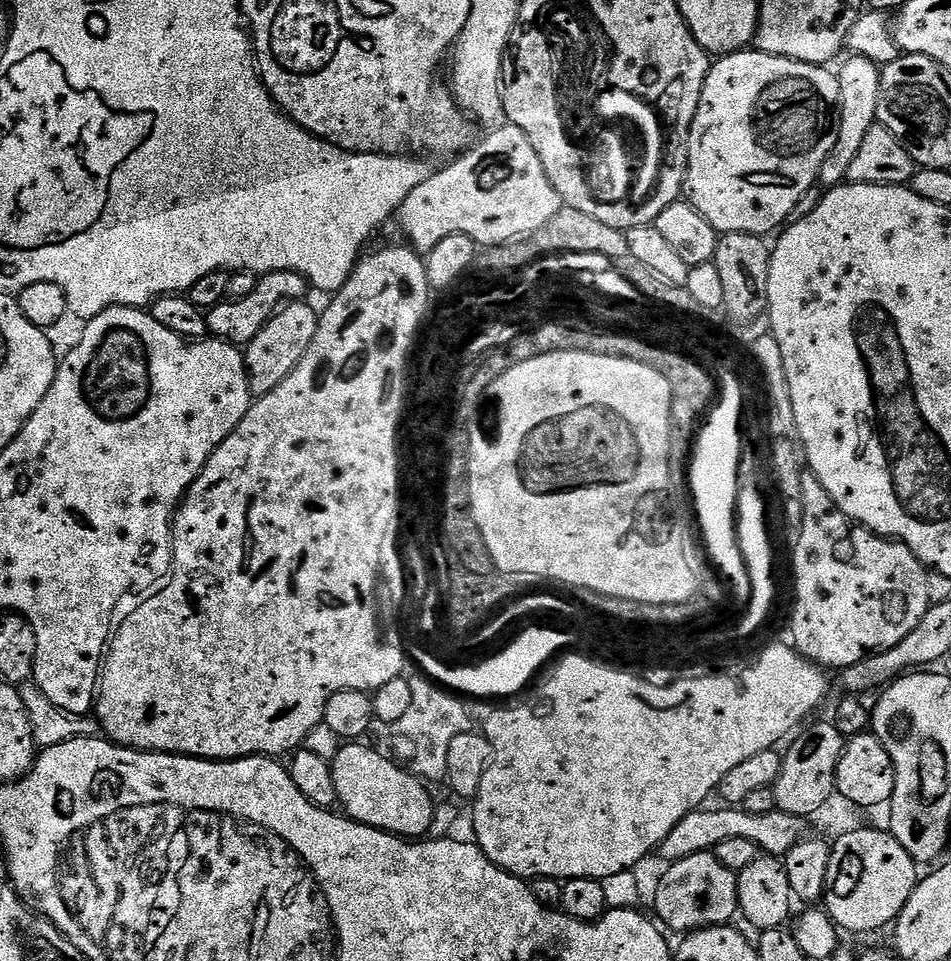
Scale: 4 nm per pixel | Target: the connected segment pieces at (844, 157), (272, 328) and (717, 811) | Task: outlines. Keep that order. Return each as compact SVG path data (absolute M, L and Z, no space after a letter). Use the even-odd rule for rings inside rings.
M849 55L848 61L838 68L840 78L840 129L838 130L838 142L834 142L834 150L822 162L819 183L825 189L834 188L837 184L847 181L850 165L854 157L858 155L862 141L870 131L870 126L878 123L878 90L880 89L881 65L870 62L870 58Z
M297 302L279 308L270 322L266 322L262 330L258 330L256 337L243 349L248 385L253 397L270 394L270 390L274 390L283 380L290 378L290 374L294 374L294 366L302 362L306 350L310 350L310 342L314 342L314 334L318 334L319 321L317 309L312 309L308 302Z
M736 806L719 807L712 808L709 812L697 810L682 818L682 822L678 822L678 826L674 826L670 834L666 834L658 849L658 856L661 856L664 862L681 860L690 858L690 854L712 852L718 842L726 842L726 838L746 838L754 842L761 853L783 858L796 843L809 835L809 821L803 816L786 814L779 810L766 814L750 814Z

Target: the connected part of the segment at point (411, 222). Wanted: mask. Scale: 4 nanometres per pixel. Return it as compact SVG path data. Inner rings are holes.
M505 123L503 126L496 126L491 129L492 132L484 141L473 143L467 152L455 157L444 169L433 171L430 178L426 178L426 182L422 182L422 186L418 186L414 190L410 190L410 198L406 198L406 202L402 202L398 213L398 221L400 220L400 228L404 231L403 239L407 241L411 247L415 248L421 254L427 254L430 250L434 250L434 246L438 246L438 242L442 242L442 238L450 238L454 234L462 234L466 238L473 240L478 246L484 248L492 248L495 244L511 244L513 240L519 240L525 236L540 234L547 229L550 218L554 218L554 214L558 214L558 210L562 206L558 190L550 184L546 172L543 170L542 161L538 158L537 151L530 144L530 139L526 134L512 123Z

